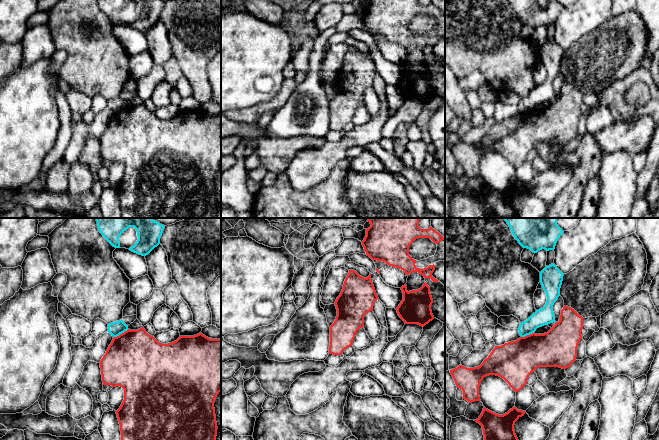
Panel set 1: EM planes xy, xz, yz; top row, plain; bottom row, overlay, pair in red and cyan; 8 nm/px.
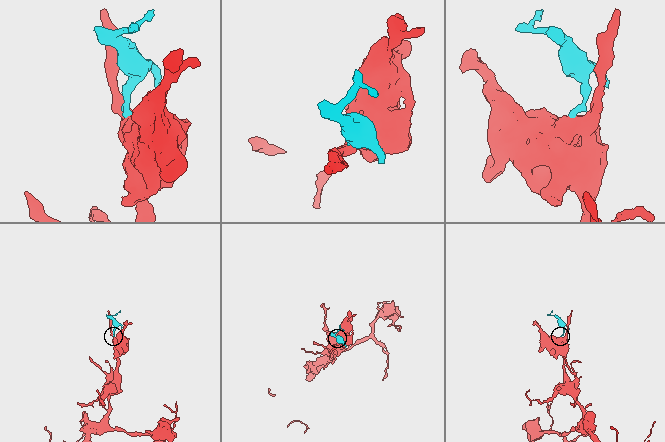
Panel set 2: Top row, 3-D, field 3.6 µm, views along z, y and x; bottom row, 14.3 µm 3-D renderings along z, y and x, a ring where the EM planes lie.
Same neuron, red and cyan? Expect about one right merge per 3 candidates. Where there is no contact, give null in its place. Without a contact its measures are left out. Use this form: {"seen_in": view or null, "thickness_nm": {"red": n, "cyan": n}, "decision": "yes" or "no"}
{"seen_in": "xy", "thickness_nm": {"red": 480, "cyan": 110}, "decision": "no"}

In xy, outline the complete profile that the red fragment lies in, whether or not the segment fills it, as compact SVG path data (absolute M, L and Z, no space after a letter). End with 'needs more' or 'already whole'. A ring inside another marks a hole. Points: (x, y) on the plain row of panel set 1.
M143 103L128 105L113 113L100 144L103 161L124 165L124 176L116 187L120 218L216 218L218 203L214 179L221 167L221 115L210 115L199 109L162 120Z | already whole

